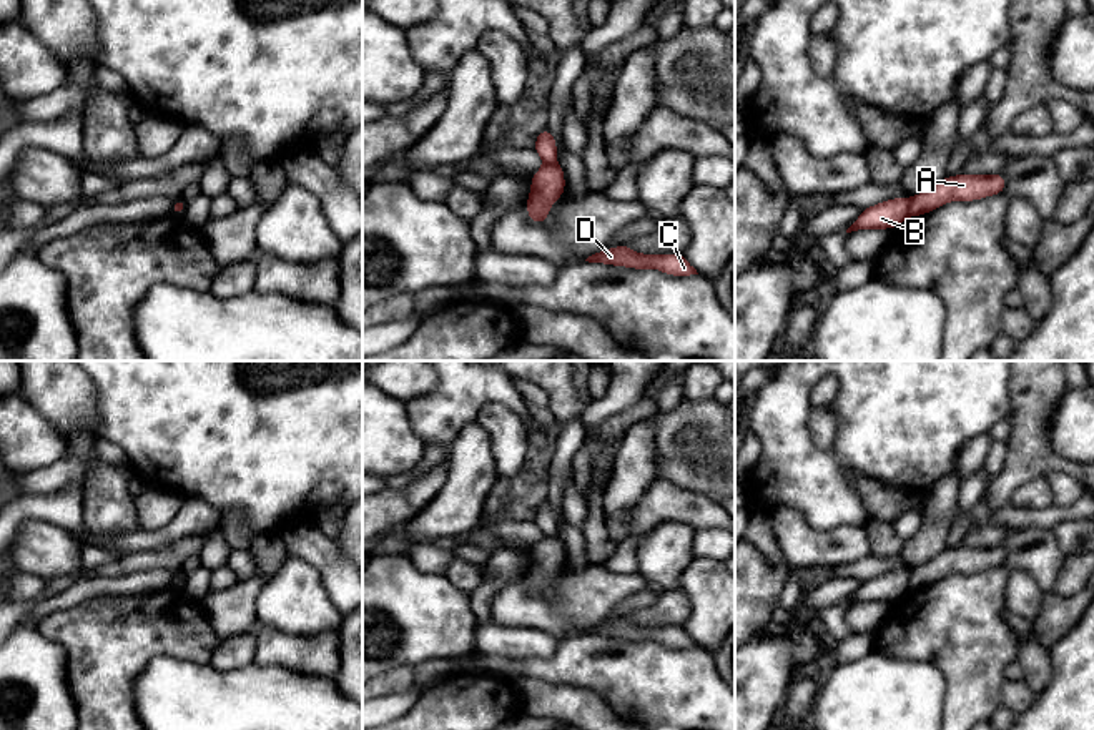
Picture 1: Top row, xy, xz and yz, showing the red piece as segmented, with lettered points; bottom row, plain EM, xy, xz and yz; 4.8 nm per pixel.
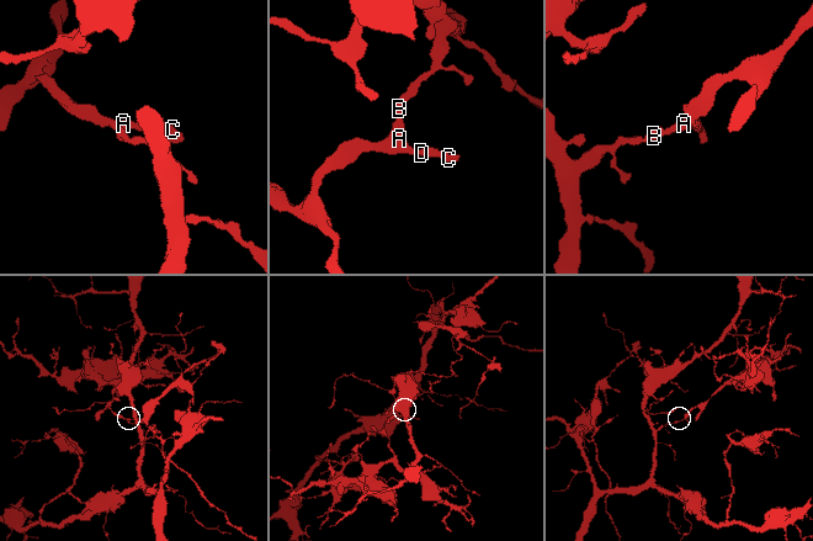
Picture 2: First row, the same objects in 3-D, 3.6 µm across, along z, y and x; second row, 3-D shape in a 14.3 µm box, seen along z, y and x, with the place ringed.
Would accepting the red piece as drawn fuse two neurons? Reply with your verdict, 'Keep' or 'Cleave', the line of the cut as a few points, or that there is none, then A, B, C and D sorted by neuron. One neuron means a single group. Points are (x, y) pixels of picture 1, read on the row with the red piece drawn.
Cleave. Split along yz (910, 198), (908, 215). Groups: A C D / B

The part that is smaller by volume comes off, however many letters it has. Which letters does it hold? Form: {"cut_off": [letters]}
{"cut_off": ["A", "C", "D"]}

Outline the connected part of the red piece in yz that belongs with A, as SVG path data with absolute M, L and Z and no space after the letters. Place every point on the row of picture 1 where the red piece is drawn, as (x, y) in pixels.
M998 175L944 176L933 188L909 198L909 216L923 216L951 201L976 201L986 196L1004 193L1006 178Z

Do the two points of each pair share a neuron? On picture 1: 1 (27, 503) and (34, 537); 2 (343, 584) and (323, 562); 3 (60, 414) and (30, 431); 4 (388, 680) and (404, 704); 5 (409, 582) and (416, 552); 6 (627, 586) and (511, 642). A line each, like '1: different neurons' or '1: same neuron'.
1: different neurons
2: same neuron
3: different neurons
4: different neurons
5: different neurons
6: different neurons

